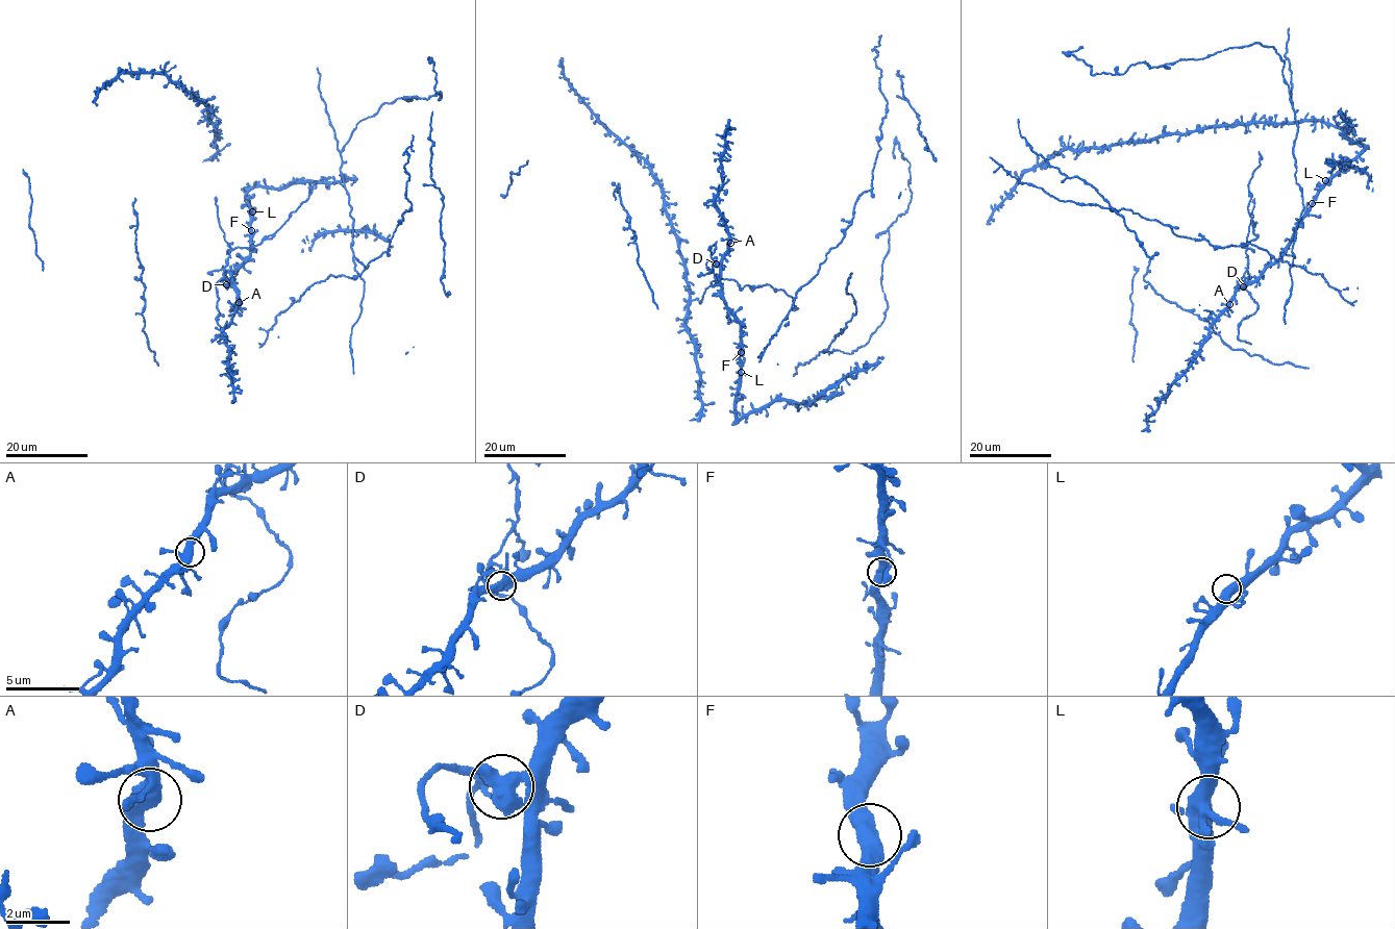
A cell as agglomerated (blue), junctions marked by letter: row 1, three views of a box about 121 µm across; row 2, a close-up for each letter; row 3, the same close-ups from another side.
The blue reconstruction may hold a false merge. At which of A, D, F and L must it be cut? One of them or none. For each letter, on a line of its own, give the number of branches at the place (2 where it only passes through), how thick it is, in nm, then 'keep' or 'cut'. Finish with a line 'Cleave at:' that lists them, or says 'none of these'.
A: 3 | 400 nm | keep
D: 2 | 500 nm | cut
F: 2 | 500 nm | keep
L: 2 | 550 nm | keep
Cleave at: D

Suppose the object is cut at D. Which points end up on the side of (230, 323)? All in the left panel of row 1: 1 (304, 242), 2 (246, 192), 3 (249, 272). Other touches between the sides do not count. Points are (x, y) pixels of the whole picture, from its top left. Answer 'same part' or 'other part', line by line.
1: same part
2: same part
3: same part

